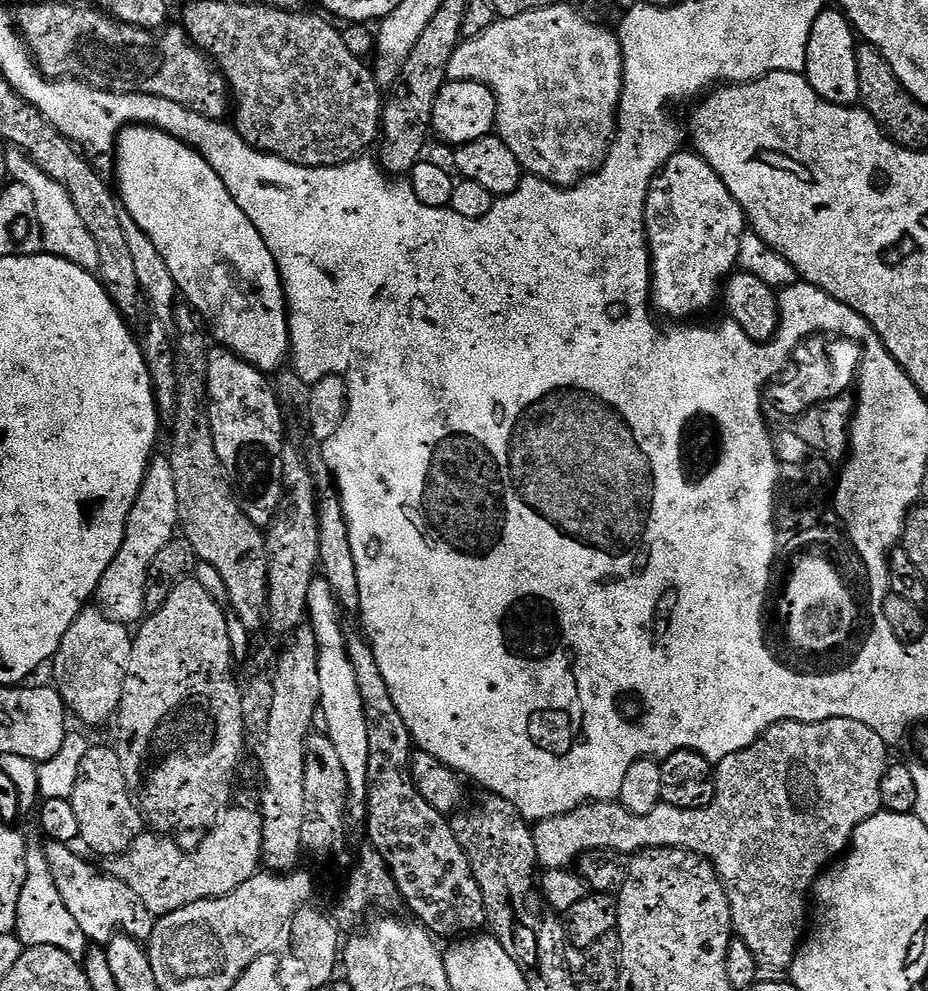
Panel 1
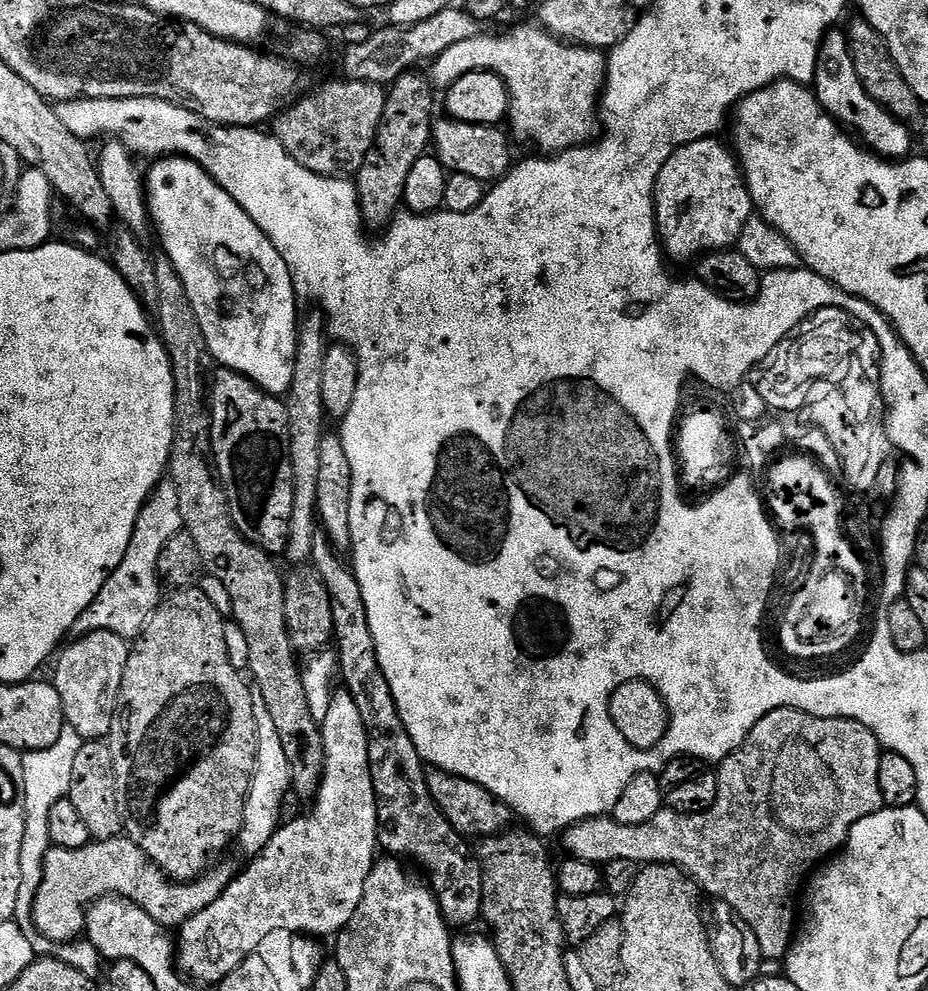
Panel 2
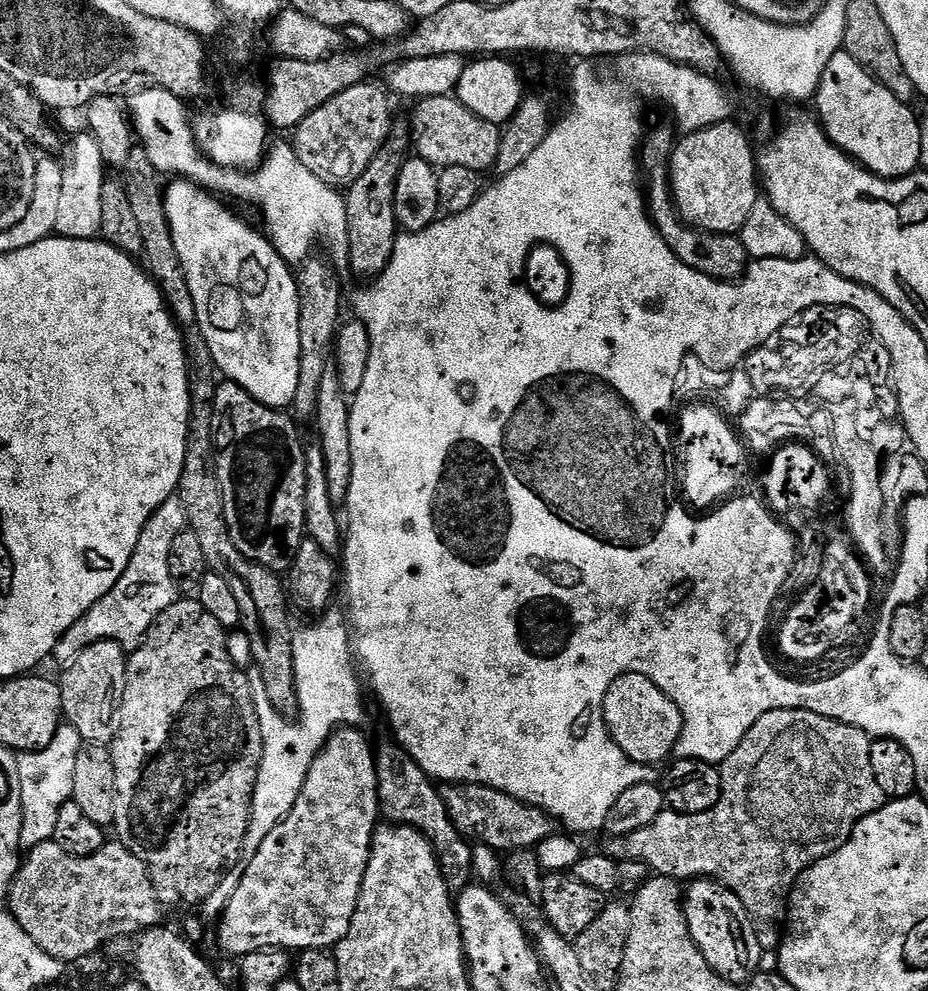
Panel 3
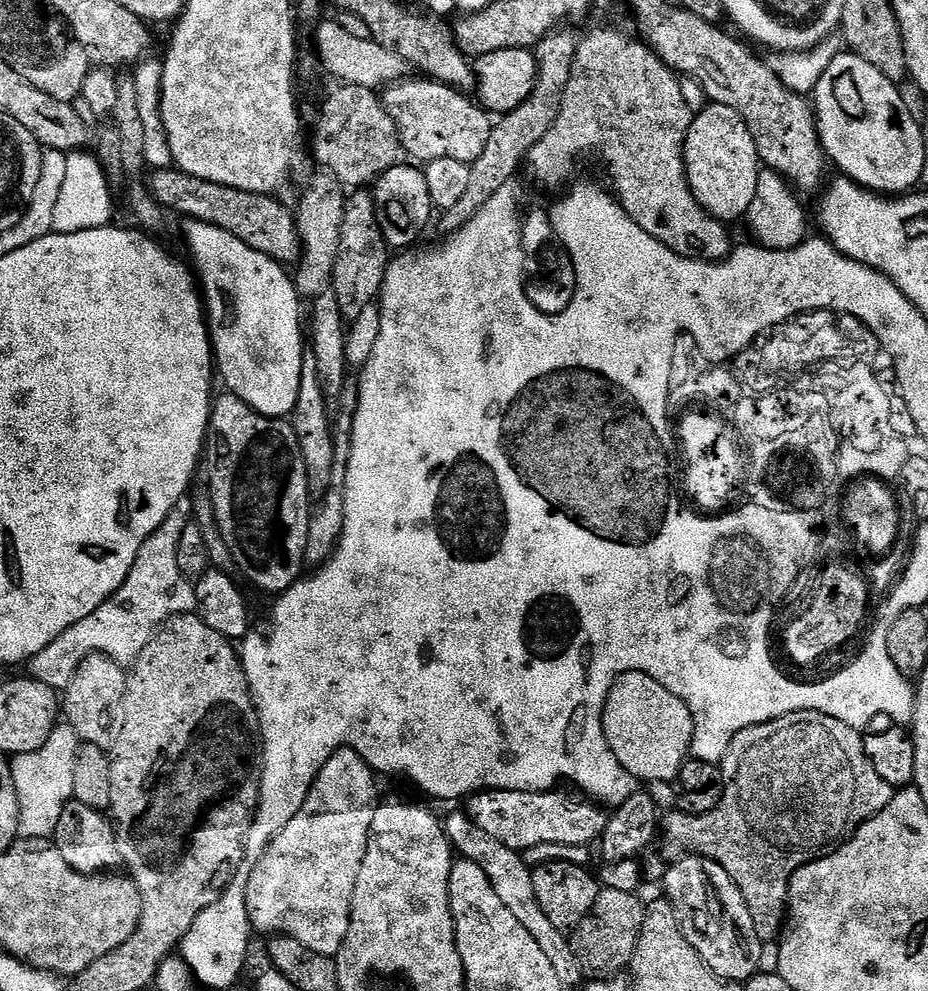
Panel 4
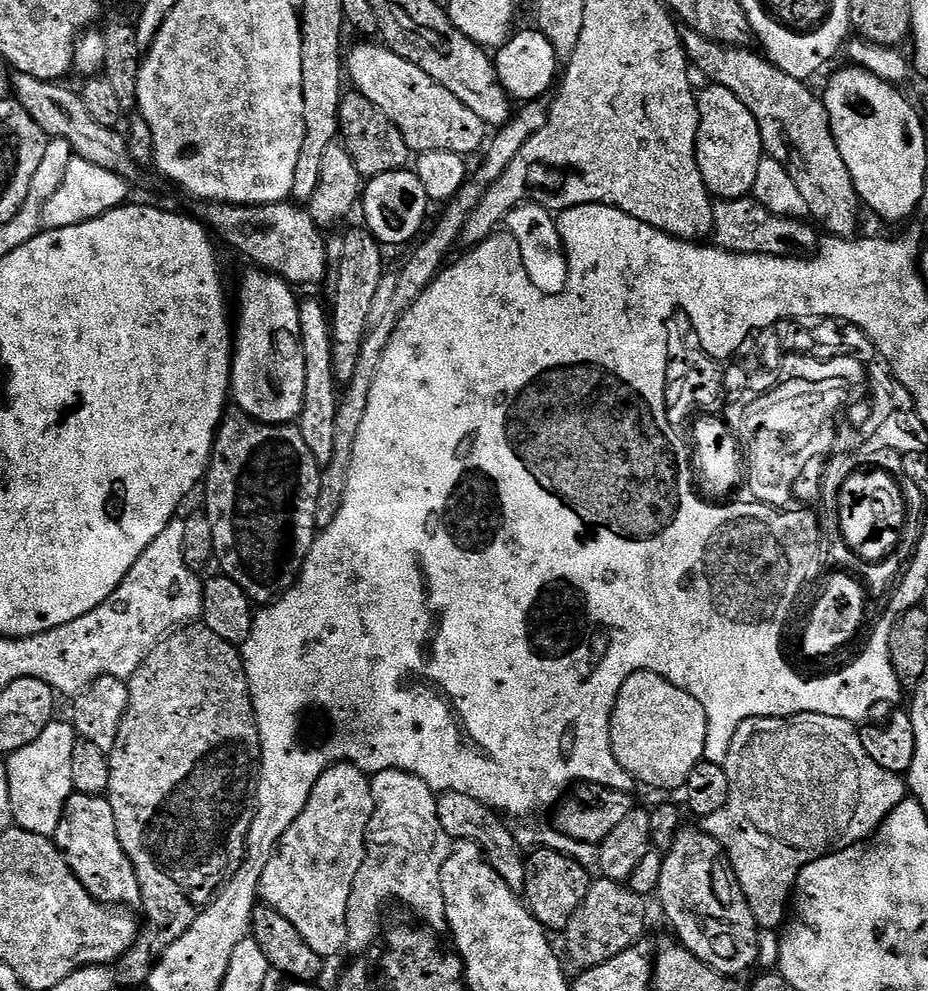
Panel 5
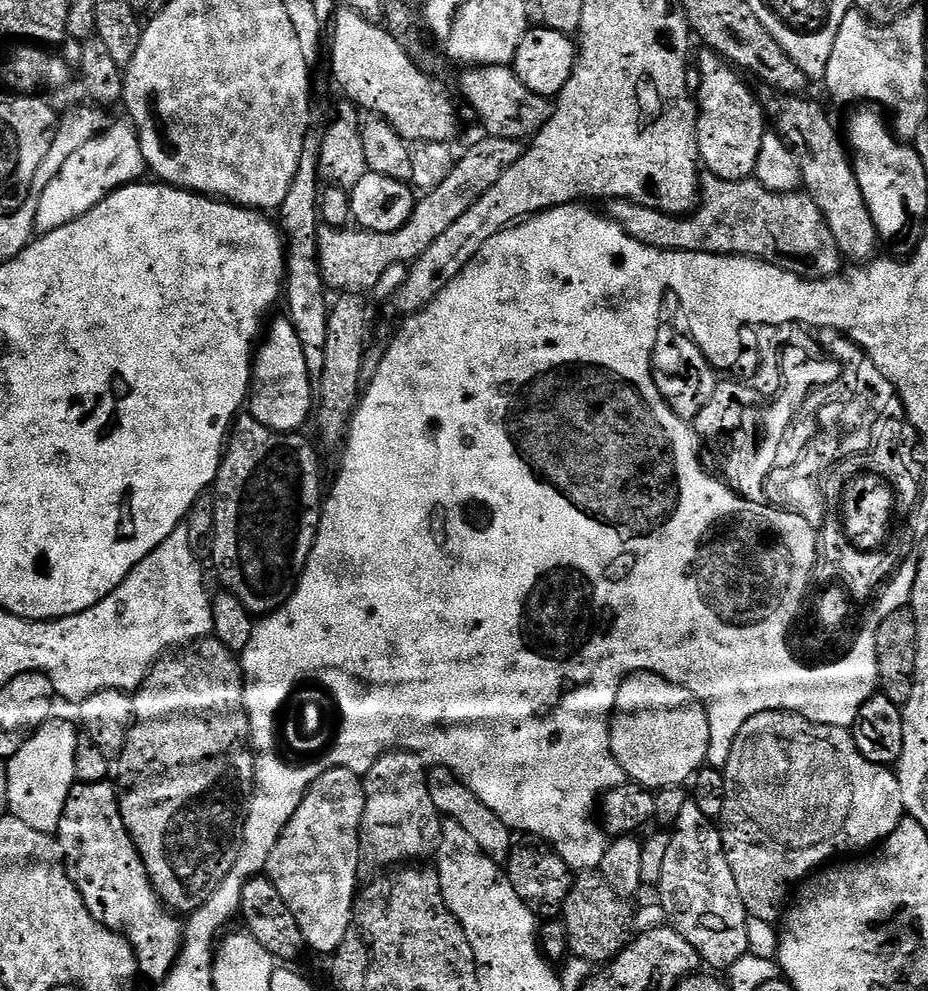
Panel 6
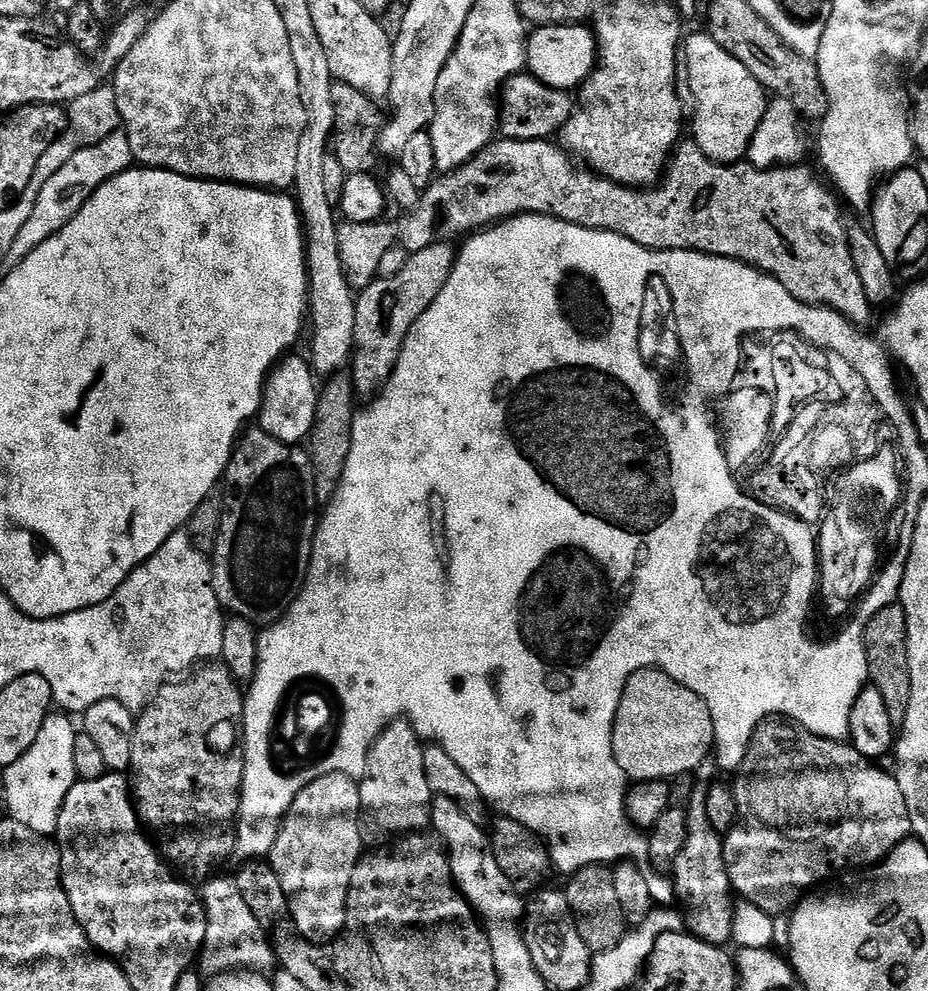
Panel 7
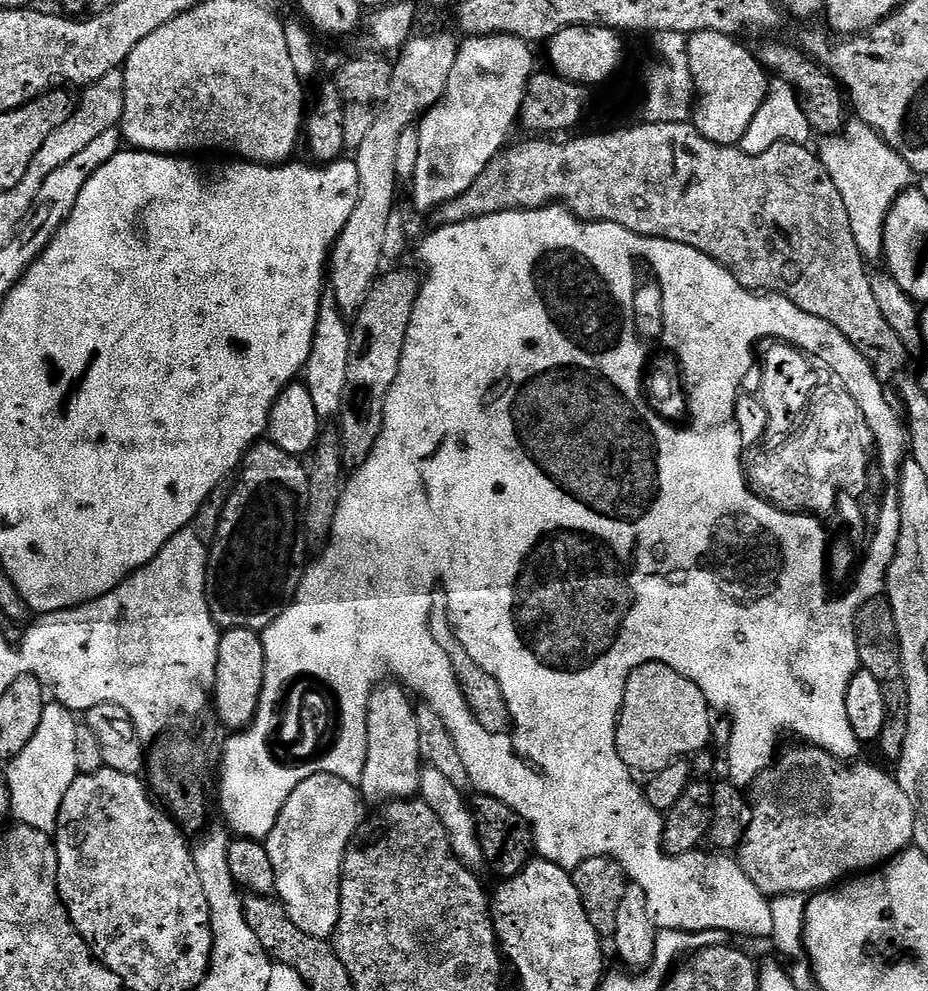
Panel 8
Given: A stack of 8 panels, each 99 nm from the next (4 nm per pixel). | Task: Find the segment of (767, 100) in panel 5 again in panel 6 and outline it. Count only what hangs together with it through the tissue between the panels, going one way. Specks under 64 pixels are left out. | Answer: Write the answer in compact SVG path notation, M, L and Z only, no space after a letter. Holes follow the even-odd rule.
M772 94L769 97L768 101L763 101L762 108L776 135L781 136L796 153L803 191L822 212L841 257L856 266L869 263L877 255L876 244L881 243L881 238L862 198L849 153L832 129L831 118L814 101L803 100L803 95Z

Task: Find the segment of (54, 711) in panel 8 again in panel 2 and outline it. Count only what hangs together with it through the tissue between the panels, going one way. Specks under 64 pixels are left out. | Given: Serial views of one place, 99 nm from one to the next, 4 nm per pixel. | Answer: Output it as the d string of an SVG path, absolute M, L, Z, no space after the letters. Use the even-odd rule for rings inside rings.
M65 726L62 734L58 734L58 742L46 750L25 752L22 755L22 774L26 778L24 787L24 805L26 806L26 833L22 838L21 851L21 885L18 886L18 899L15 907L13 921L26 934L33 945L35 953L46 954L52 948L51 941L41 936L33 920L33 904L42 876L45 874L45 858L49 849L53 847L52 839L48 833L48 819L54 810L54 802L65 799L70 790L70 782L74 774L74 758L78 758L78 750L85 744L78 730Z

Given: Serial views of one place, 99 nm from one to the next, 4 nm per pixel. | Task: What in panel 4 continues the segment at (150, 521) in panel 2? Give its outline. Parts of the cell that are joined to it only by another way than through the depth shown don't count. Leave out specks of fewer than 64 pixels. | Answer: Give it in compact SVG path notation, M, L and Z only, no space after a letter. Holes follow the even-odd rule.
M171 512L162 526L158 526L158 530L146 538L142 550L138 550L138 558L134 558L130 574L111 598L102 602L94 614L58 634L58 638L54 638L46 650L30 661L31 679L41 680L57 690L66 689L78 666L94 655L108 656L120 664L131 666L167 620L196 612L193 581L178 570L178 542L182 538L182 530L190 523L189 517L184 517L182 512Z

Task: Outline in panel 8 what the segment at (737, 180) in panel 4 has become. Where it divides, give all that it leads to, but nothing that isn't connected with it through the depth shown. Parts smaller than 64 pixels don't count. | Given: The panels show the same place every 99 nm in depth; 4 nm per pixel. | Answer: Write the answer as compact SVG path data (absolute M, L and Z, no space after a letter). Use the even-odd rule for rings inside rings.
M693 32L687 37L690 74L695 88L694 111L691 123L702 134L718 146L731 148L750 130L754 114L768 97L769 73L756 60L755 51L750 50L735 36L721 32Z

